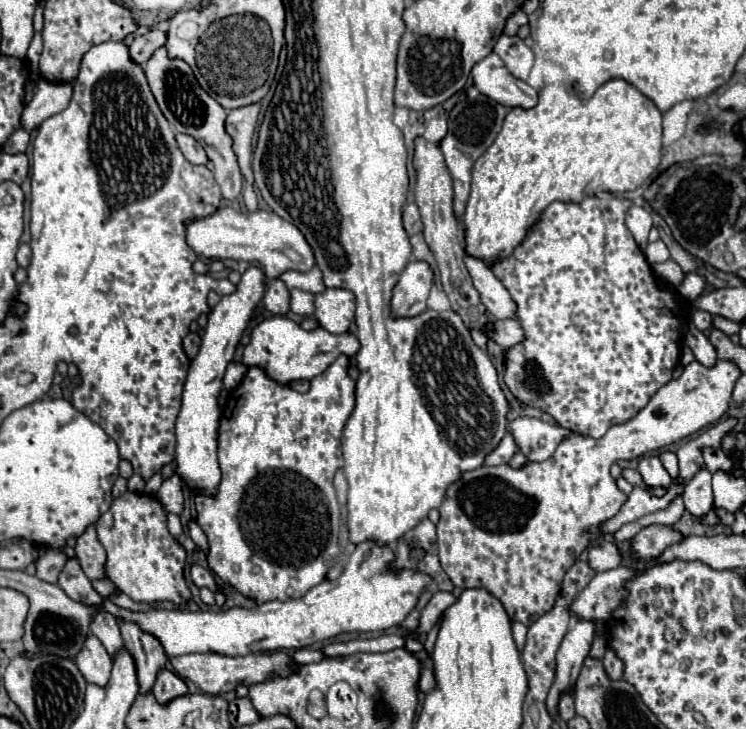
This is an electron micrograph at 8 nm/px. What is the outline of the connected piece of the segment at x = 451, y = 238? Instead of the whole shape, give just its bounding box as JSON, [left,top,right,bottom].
[413,137,489,333]

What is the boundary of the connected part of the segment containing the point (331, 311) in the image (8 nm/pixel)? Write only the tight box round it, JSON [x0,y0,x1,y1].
[315,289,355,333]

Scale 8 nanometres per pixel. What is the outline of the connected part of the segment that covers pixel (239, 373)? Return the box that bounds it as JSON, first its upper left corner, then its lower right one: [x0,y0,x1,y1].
[223,361,247,391]

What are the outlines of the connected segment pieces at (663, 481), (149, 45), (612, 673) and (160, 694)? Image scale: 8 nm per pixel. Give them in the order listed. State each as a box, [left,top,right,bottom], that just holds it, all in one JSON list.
[[637,455,673,487],[129,29,167,65],[603,649,623,681],[153,669,189,705]]

